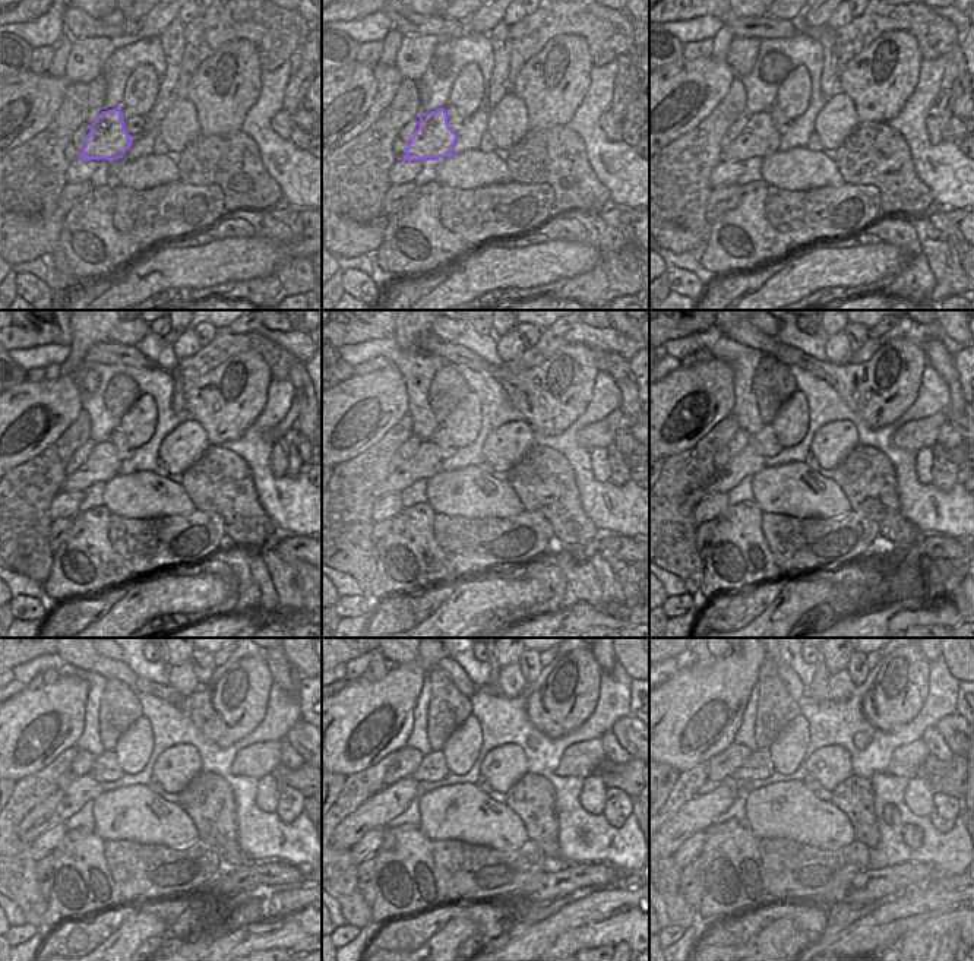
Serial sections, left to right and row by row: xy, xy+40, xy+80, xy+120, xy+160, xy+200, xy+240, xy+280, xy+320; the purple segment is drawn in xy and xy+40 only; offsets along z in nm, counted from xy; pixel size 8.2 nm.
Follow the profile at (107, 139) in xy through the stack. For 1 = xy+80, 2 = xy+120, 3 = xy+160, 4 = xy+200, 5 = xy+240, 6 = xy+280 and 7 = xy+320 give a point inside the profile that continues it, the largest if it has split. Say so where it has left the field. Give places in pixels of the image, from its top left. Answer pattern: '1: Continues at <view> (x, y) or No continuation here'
1: Continues at xy+80 (759, 138)
2: Continues at xy+120 (103, 464)
3: Continues at xy+160 (427, 462)
4: Continues at xy+200 (748, 461)
5: Continues at xy+240 (85, 789)
6: Continues at xy+280 (398, 796)
7: Continues at xy+320 (723, 797)

